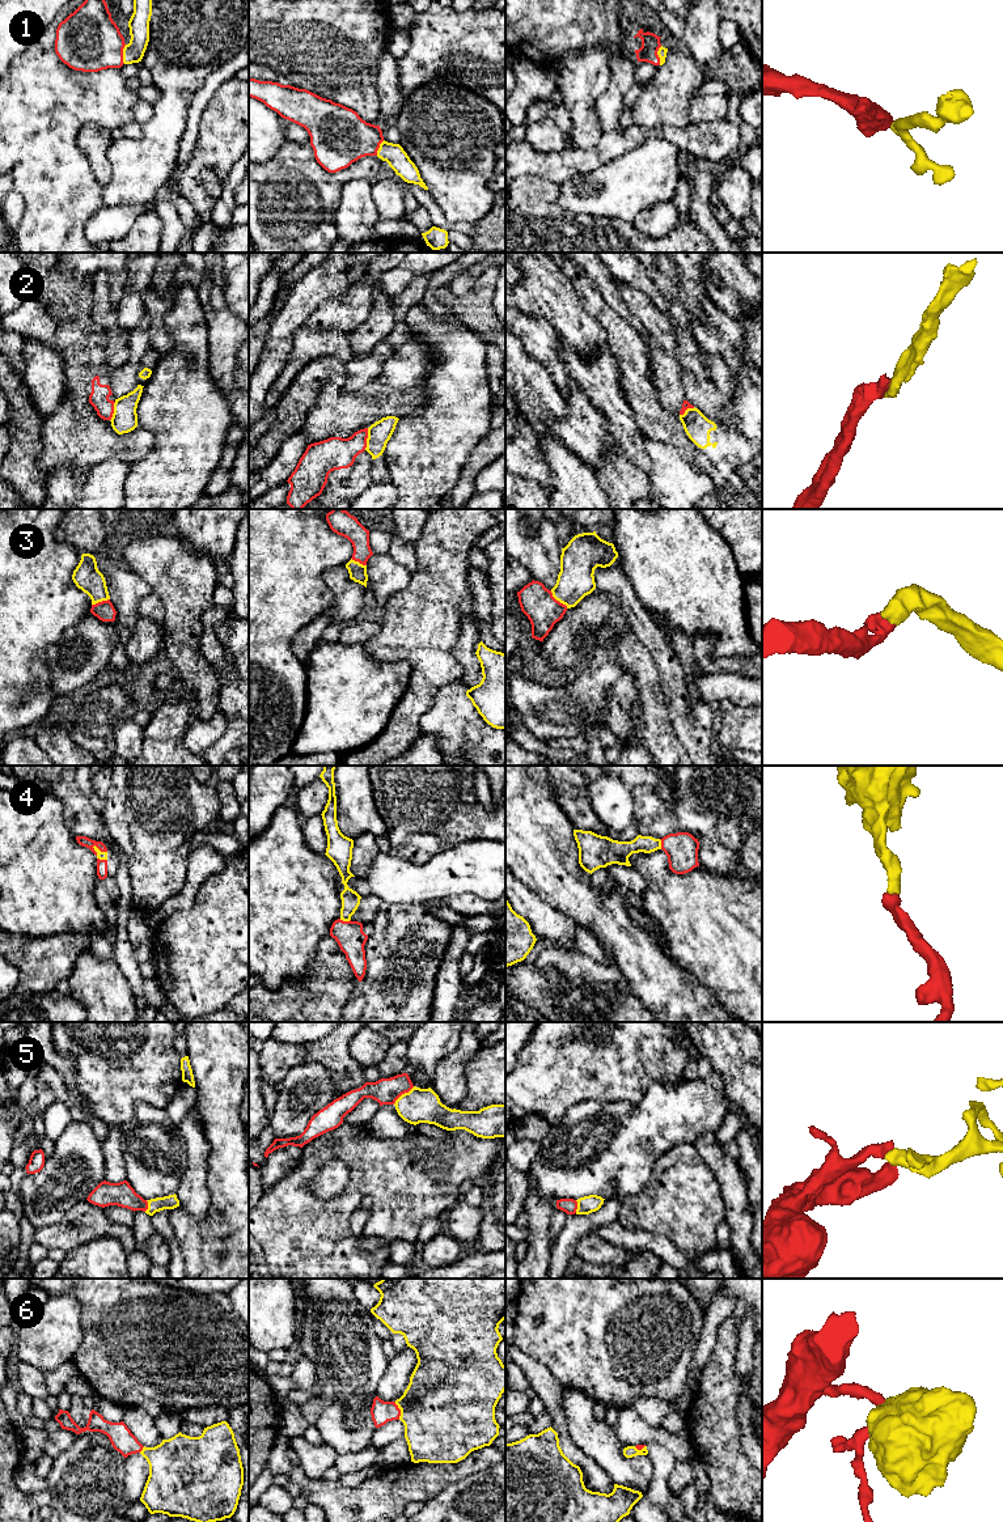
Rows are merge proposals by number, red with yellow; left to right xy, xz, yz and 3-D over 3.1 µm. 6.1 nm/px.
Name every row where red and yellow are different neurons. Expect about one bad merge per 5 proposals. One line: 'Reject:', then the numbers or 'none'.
Reject: 2

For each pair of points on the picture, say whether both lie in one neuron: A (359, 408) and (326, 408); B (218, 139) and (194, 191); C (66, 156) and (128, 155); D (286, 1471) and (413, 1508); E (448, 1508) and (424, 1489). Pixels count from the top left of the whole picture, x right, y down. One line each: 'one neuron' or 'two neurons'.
A: one neuron
B: one neuron
C: two neurons
D: two neurons
E: two neurons

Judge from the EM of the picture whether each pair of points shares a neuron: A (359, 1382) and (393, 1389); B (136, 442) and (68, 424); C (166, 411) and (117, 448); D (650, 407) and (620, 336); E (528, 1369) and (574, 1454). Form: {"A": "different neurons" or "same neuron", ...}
{"A": "different neurons", "B": "same neuron", "C": "different neurons", "D": "same neuron", "E": "same neuron"}

